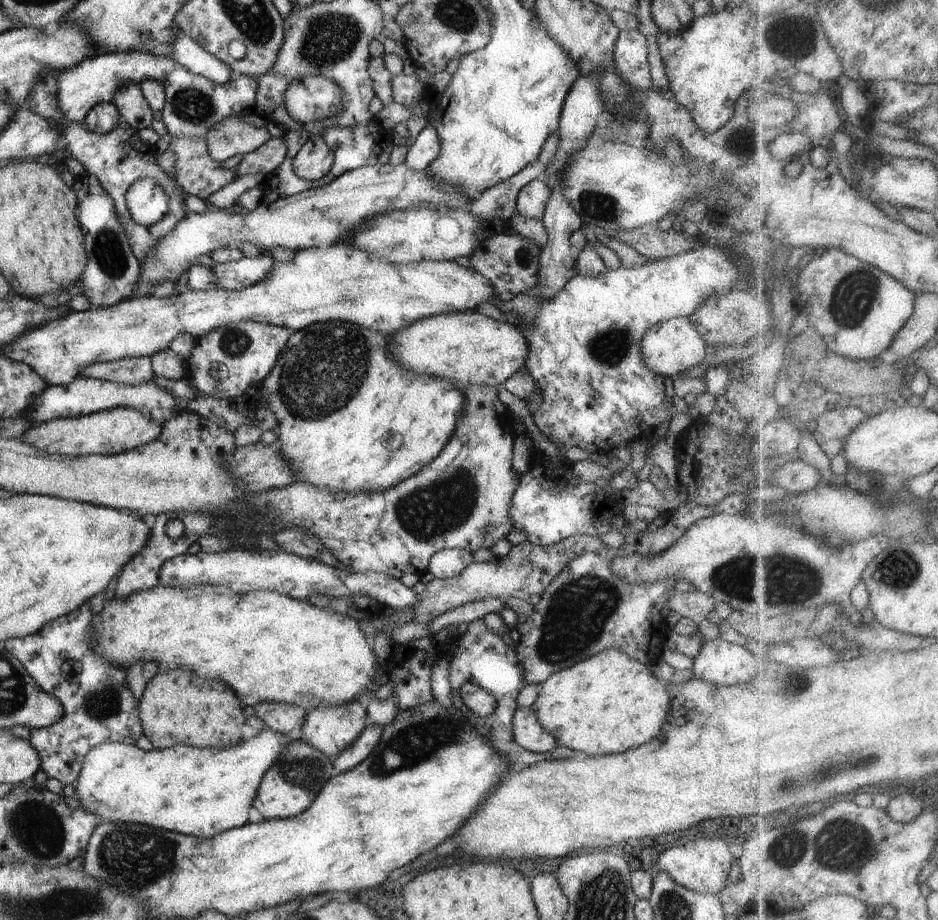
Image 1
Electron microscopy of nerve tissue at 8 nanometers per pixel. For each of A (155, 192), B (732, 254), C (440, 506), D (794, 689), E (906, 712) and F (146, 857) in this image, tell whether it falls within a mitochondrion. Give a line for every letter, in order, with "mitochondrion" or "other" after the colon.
A: other
B: other
C: mitochondrion
D: mitochondrion
E: other
F: mitochondrion

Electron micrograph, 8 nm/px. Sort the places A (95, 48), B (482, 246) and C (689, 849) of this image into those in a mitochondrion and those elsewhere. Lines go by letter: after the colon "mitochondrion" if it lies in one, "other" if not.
A: other
B: other
C: other

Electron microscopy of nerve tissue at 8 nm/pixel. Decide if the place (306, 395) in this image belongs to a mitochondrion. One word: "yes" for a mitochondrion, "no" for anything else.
yes

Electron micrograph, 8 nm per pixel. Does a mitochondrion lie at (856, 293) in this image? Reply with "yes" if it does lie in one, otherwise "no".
yes

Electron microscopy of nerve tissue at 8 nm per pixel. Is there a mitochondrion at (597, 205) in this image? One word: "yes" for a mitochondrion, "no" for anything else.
yes

